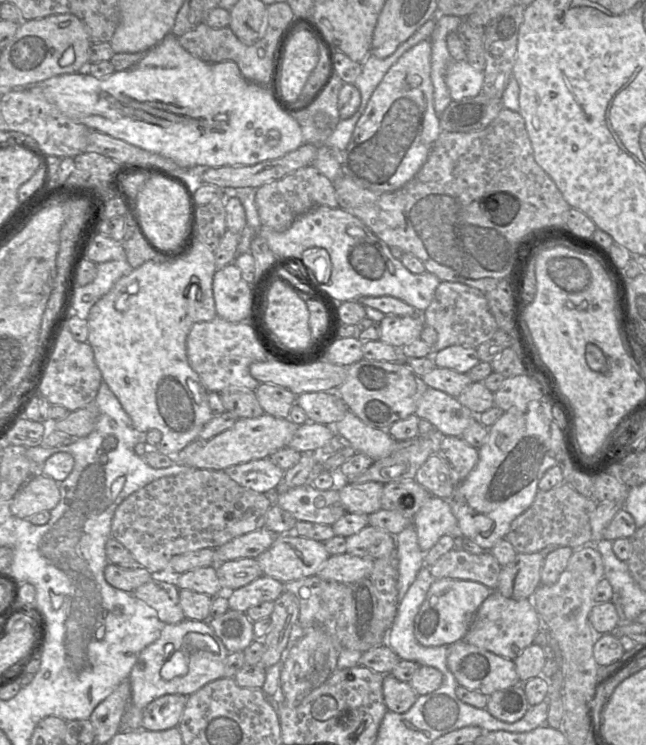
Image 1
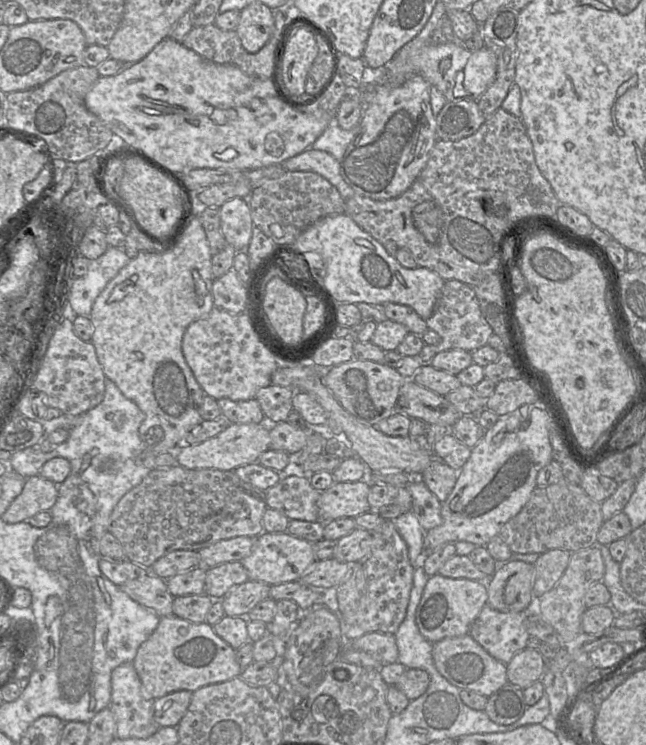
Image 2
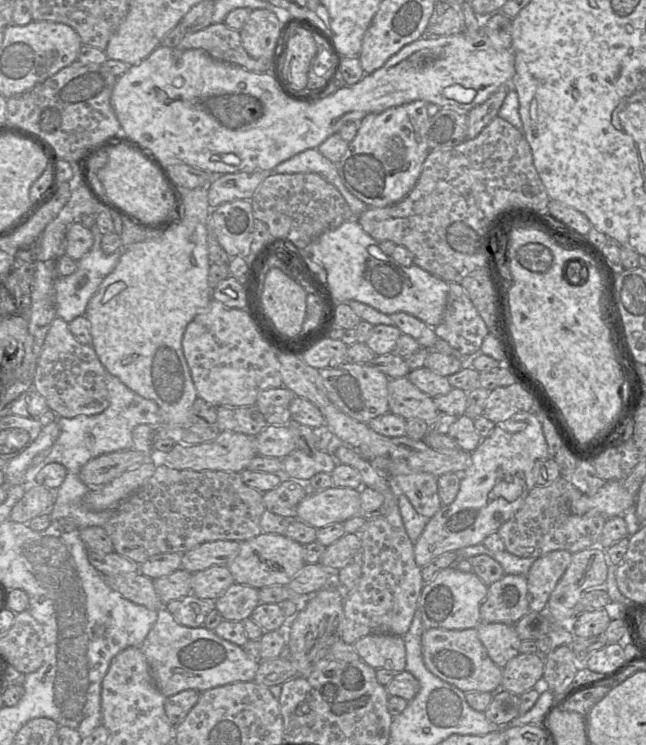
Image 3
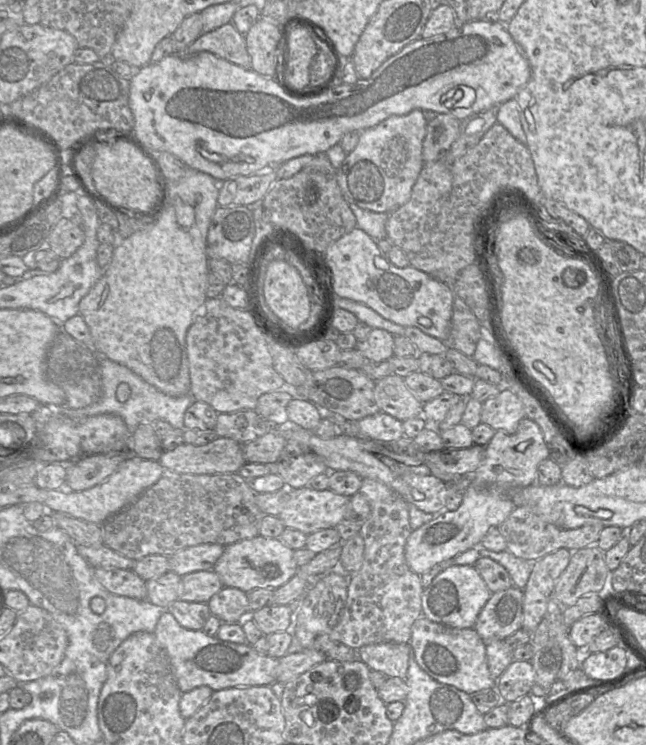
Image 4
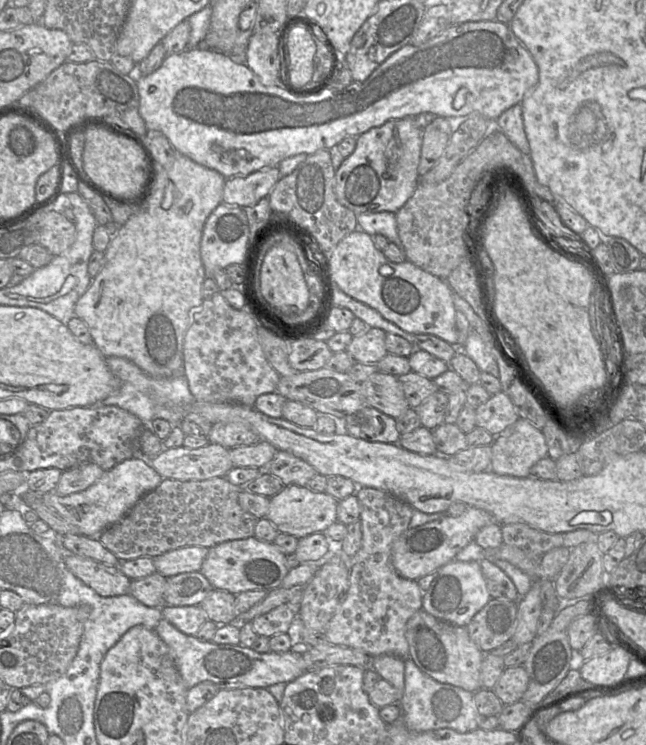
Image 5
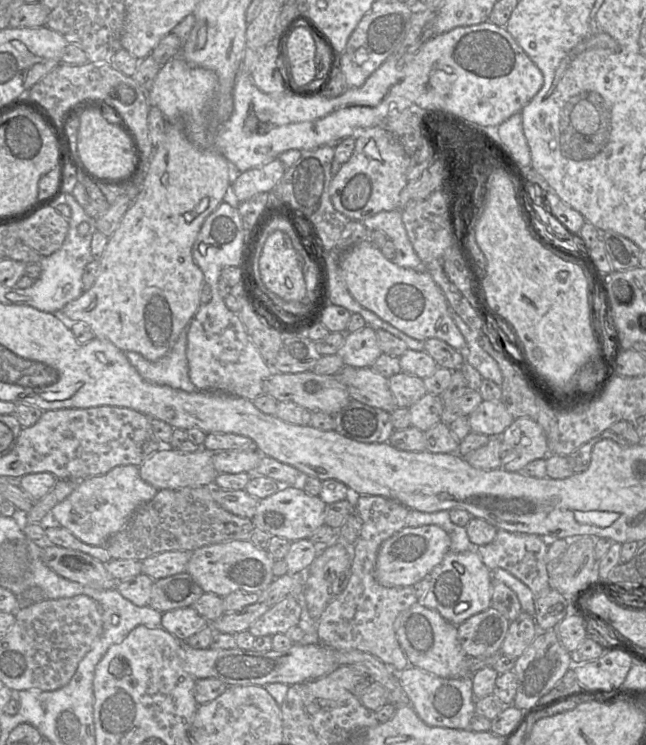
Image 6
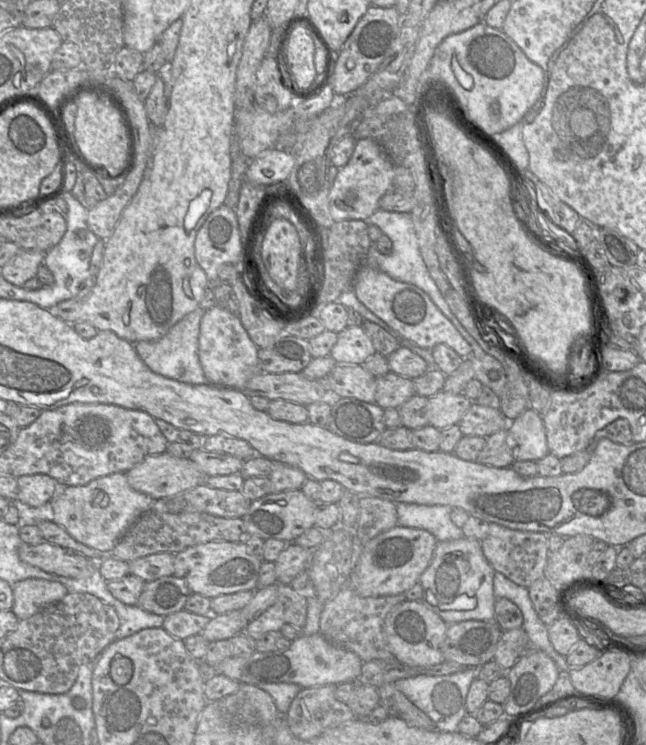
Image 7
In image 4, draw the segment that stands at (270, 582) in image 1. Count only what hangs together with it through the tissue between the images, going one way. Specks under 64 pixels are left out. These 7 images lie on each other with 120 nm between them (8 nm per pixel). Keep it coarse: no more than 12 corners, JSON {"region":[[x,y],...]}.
{"region":[[224,586],[207,604],[222,623],[249,616],[247,594]]}

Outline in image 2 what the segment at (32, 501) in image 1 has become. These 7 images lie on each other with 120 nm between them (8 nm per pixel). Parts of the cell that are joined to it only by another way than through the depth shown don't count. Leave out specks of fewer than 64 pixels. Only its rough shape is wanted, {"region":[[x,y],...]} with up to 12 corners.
{"region":[[26,478],[2,520],[18,523],[57,501],[60,484]]}

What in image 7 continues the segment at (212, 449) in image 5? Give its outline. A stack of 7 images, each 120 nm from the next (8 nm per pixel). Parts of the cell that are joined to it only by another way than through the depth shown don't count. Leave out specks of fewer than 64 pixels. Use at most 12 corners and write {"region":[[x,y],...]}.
{"region":[[147,456],[125,475],[154,500],[206,479],[191,459]]}

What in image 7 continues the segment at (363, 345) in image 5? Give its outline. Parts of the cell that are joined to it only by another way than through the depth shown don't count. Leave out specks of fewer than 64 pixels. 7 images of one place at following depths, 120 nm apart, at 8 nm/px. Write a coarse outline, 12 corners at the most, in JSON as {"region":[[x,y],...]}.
{"region":[[362,326],[338,333],[330,356],[362,365],[375,353]]}

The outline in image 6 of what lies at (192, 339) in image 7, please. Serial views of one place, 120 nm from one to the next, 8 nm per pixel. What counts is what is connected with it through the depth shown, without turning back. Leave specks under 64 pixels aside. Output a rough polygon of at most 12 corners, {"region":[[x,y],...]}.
{"region":[[188,325],[170,352],[149,361],[123,352],[145,380],[189,393]]}

